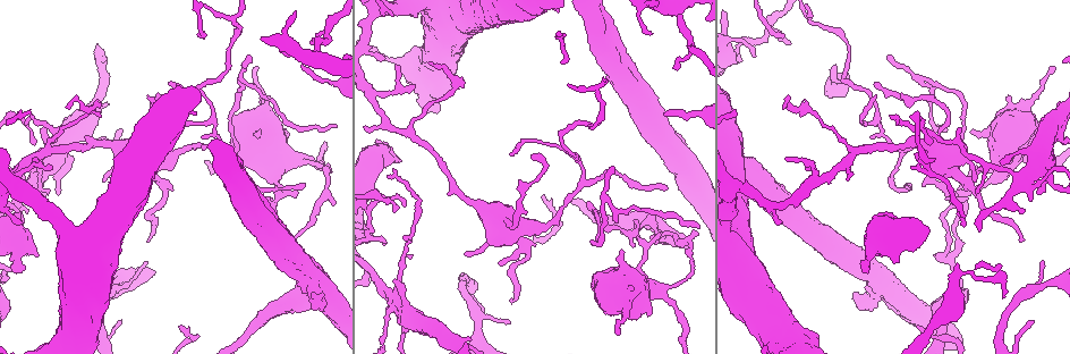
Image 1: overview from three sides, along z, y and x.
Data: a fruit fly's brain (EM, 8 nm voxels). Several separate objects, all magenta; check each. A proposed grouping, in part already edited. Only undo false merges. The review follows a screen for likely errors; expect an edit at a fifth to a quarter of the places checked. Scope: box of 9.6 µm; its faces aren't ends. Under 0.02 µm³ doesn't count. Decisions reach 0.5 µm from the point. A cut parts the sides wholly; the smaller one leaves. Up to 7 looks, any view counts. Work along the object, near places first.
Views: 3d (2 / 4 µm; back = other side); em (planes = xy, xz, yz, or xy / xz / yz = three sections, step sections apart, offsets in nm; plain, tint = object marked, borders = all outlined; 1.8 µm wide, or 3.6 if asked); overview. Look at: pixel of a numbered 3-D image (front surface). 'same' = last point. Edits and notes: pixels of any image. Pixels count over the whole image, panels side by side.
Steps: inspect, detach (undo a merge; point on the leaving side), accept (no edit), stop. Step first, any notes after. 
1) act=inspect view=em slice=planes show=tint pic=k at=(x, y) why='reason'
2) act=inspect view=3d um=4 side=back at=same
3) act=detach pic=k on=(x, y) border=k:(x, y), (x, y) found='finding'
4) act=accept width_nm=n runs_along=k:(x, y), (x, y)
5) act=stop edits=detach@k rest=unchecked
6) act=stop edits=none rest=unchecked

act=inspect view=3d um=4 side=back pic=1 at=(44, 163) why='thin arm on a thick one'

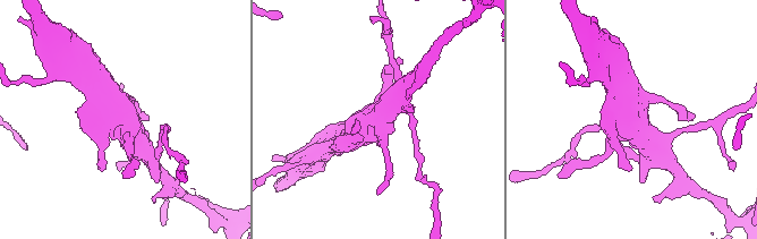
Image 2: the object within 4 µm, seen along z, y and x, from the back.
act=inspect view=em um=3.6 slice=xy step=4 show=tint pic=2 at=(126, 124)

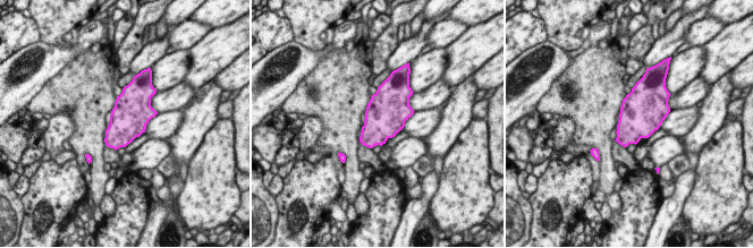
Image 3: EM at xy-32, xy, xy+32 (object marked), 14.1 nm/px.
act=accept width_nm=550 found='one cell here'

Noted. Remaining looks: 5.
act=inspect view=3d um=4 pic=1 at=(511, 223) why='calibre changes'

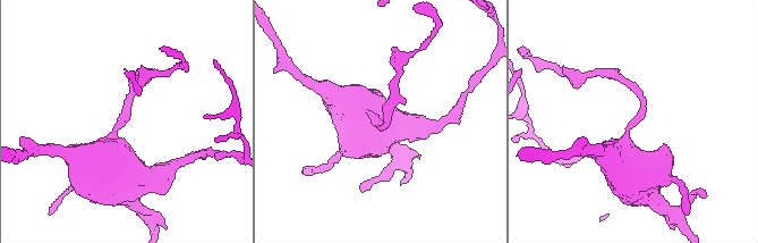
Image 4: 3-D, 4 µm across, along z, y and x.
act=inspect view=em slice=planes show=tint pic=4 at=(380, 122) why='shape alone is not enough'

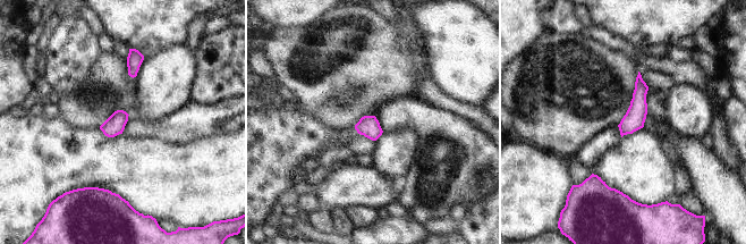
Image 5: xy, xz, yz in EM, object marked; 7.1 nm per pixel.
act=accept runs_along=5:(638, 80), (638, 109), (622, 132) found='continuous, no second cell'

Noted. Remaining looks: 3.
act=inspect view=3d um=4 side=back pic=1 at=(283, 157) why='sudden change in width'

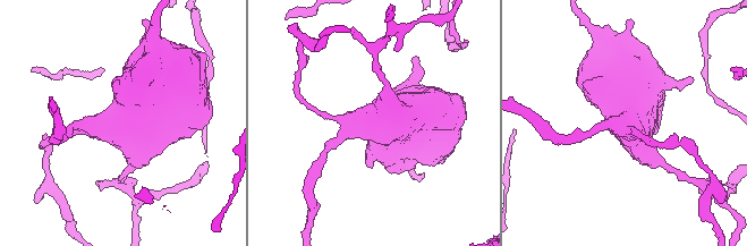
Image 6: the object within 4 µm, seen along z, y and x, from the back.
act=inspect view=em um=3.6 slice=planes show=tint pic=6 at=(374, 122) why='shape alone is not enough'

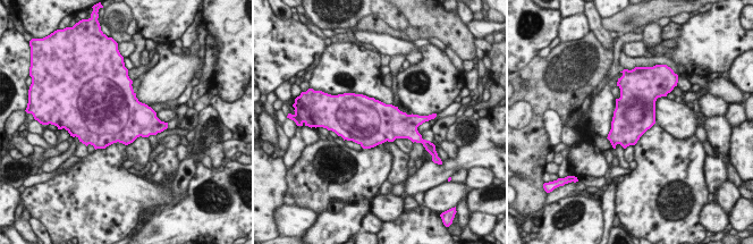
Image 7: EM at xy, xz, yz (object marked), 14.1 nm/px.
act=accept found='continuous, no second cell'

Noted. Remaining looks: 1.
act=stop edits=none rest=unchecked

